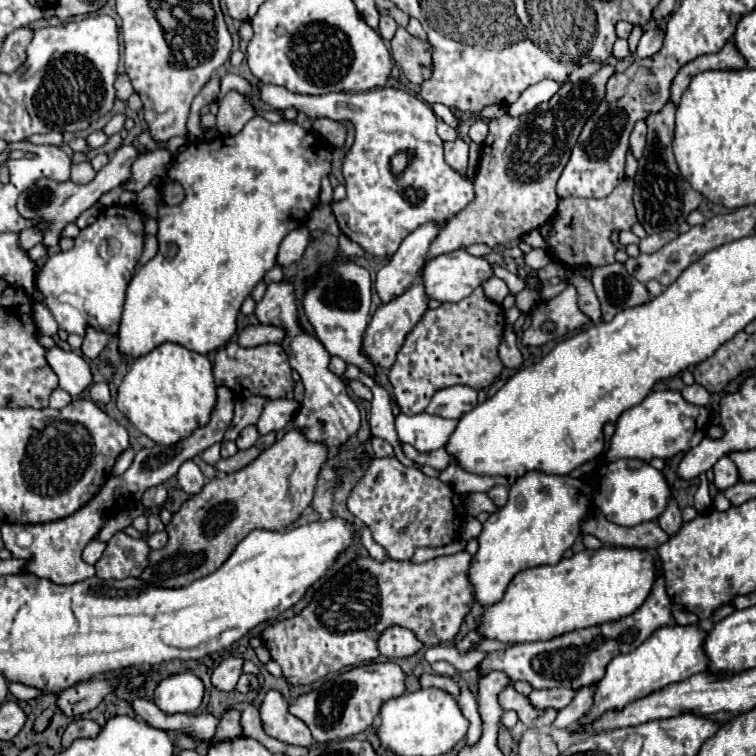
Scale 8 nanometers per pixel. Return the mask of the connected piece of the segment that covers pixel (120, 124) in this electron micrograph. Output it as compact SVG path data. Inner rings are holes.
M114 114L112 120L104 126L104 132L106 132L108 136L118 134L118 132L124 128L124 122L126 122L126 114Z

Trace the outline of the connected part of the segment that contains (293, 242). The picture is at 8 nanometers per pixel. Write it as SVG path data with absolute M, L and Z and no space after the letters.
M296 228L292 230L280 244L280 252L278 252L278 264L280 266L288 266L296 260L302 258L306 246L308 246L308 240L310 240L310 234L308 234L308 228Z

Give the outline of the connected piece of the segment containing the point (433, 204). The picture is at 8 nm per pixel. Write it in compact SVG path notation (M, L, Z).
M264 84L260 98L280 110L296 106L312 118L348 120L354 124L356 140L342 160L342 176L348 196L344 202L332 202L340 230L358 242L368 254L388 258L402 240L422 224L446 224L474 198L474 180L456 172L444 160L444 142L436 134L436 116L432 108L400 90L376 88L368 92L348 94L332 92L324 96L302 96L284 90L282 86Z

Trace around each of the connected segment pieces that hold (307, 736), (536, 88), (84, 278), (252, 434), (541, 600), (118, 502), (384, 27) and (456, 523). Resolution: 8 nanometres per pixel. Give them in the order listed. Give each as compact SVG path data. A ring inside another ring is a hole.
M270 690L260 704L260 718L266 734L296 746L310 746L314 742L310 728L288 712L288 702L282 694Z
M542 80L530 88L526 88L522 92L522 96L512 104L508 106L508 112L512 116L522 116L526 112L532 112L536 106L540 106L542 102L548 102L558 90L560 90L560 82L554 82L554 80Z
M110 206L102 210L94 224L80 230L74 248L68 252L56 252L46 258L34 284L40 290L42 302L58 322L60 330L78 334L82 338L88 326L108 334L118 332L124 292L144 250L144 224L146 218L140 210Z
M246 426L244 430L242 430L242 434L238 436L238 440L236 440L236 446L240 448L240 450L246 450L246 448L252 448L254 444L256 444L256 440L258 440L258 430L256 430L256 426Z
M602 546L598 550L582 550L572 558L560 560L554 566L536 566L536 568L522 570L510 582L504 598L498 604L486 608L484 616L480 618L478 630L484 638L496 638L508 644L522 644L522 642L548 640L548 638L572 632L574 628L580 630L580 628L626 618L634 614L652 592L652 586L658 578L658 568L654 560L656 560L656 554L650 550Z
M218 388L218 402L216 402L216 408L212 412L208 426L196 430L196 434L180 440L176 446L158 446L156 444L152 448L142 448L140 452L136 452L134 462L130 464L130 468L124 474L110 476L106 480L106 484L100 488L100 492L88 504L84 504L78 512L74 512L66 518L44 522L44 524L8 524L8 522L2 524L4 546L12 552L14 558L20 558L26 562L24 572L30 572L38 578L46 578L54 584L76 584L80 580L92 578L96 570L94 570L94 566L90 566L82 560L82 550L98 536L104 522L116 510L122 510L126 504L140 500L144 490L148 490L150 486L168 482L178 472L182 462L192 460L196 454L204 452L208 446L222 442L228 426L232 424L232 414L234 414L234 394L228 388ZM20 530L28 530L34 536L34 542L30 548L20 548L16 544L16 534Z
M384 14L382 18L380 18L380 36L384 38L384 40L392 40L394 38L394 34L396 34L396 20L392 18L392 16L388 16L388 14Z
M394 456L372 460L348 496L348 510L370 528L374 542L378 542L392 560L410 560L416 548L452 542L466 518L464 502L452 486L438 478L428 478L416 468L402 466Z

